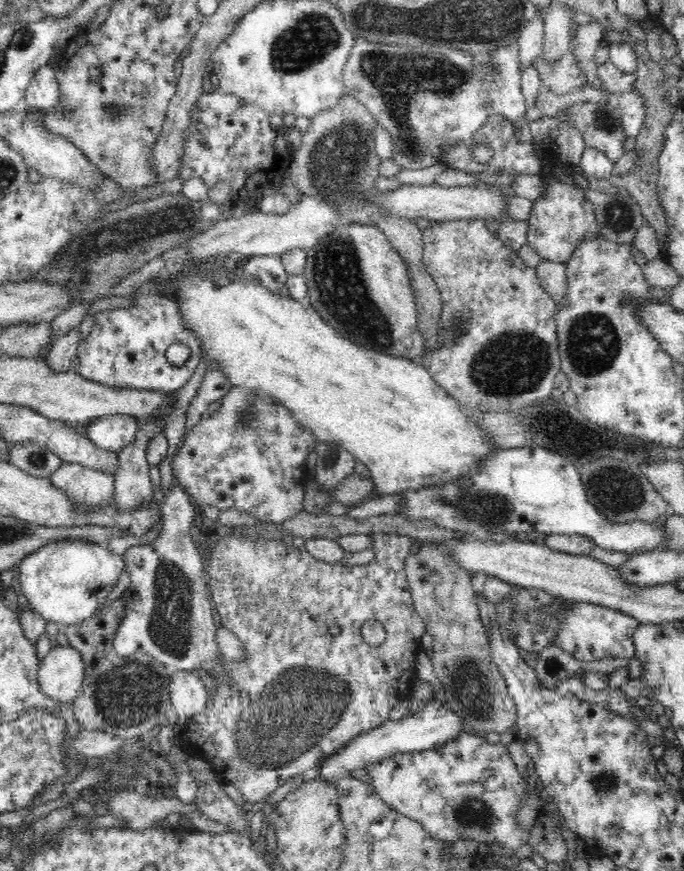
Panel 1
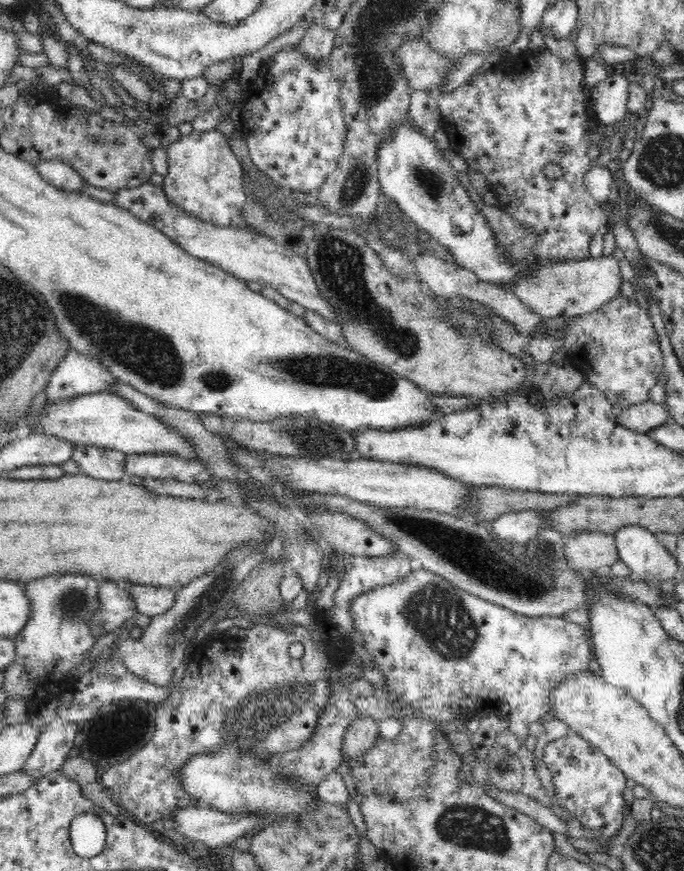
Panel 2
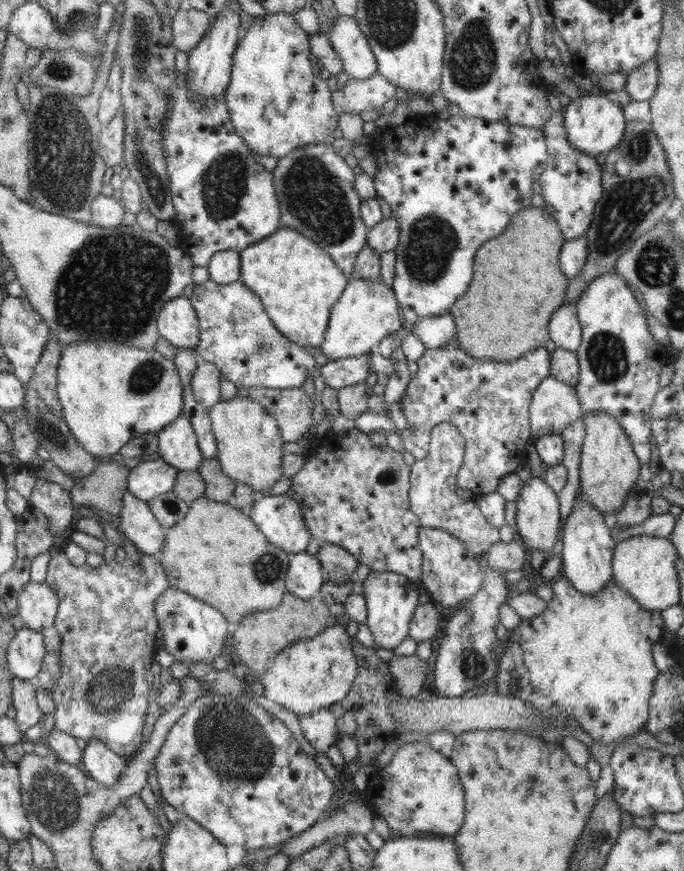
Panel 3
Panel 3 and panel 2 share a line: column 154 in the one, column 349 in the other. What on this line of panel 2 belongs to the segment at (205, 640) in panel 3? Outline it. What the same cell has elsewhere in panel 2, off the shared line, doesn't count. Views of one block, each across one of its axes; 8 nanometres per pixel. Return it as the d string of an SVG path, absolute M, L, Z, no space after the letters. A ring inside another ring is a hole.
M418 566L413 567L410 574L403 576L395 583L371 588L361 595L355 596L351 600L349 613L355 630L359 632L359 643L363 645L364 650L374 658L376 671L382 673L386 678L386 687L388 693L394 695L400 705L407 706L410 712L420 712L422 717L430 717L438 722L440 733L449 735L451 732L464 730L463 723L456 714L458 708L467 708L477 718L485 717L487 714L494 713L501 720L506 720L509 723L509 731L515 734L519 742L524 744L524 740L531 740L529 733L529 725L539 720L550 712L550 694L552 690L558 688L558 684L562 684L568 675L578 674L578 672L588 672L591 661L590 639L586 639L584 629L574 622L562 619L562 617L553 616L536 616L530 617L526 615L516 614L507 608L498 606L482 600L479 596L474 596L469 592L456 588L449 580L438 576L433 572L428 572Z

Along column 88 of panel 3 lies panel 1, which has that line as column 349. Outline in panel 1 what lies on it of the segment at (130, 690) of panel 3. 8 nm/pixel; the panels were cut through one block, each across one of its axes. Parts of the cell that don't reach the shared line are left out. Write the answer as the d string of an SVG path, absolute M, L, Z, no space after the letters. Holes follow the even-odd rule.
M372 533L371 549L374 550L374 559L366 565L340 566L339 563L330 564L323 560L318 560L303 547L291 547L286 549L282 540L265 540L265 538L241 538L235 534L226 535L216 539L215 547L206 560L205 571L208 576L208 584L211 594L211 601L216 612L218 621L230 631L234 632L246 650L246 657L240 662L233 662L226 656L218 656L218 663L222 669L228 673L230 684L221 682L219 678L212 675L212 680L216 685L213 694L209 694L205 709L200 714L186 719L184 730L179 736L181 749L190 756L198 755L200 758L210 763L211 769L222 782L232 784L236 789L240 789L242 797L246 803L256 804L268 798L268 795L292 780L296 774L302 774L310 768L316 766L316 762L322 757L327 757L335 753L338 749L349 743L356 735L385 724L389 721L389 712L392 707L400 701L410 699L413 692L416 672L416 655L421 651L421 636L425 629L424 621L416 612L409 582L405 571L406 558L410 556L410 550L416 540L408 535L396 533ZM368 620L381 622L386 629L387 637L385 641L377 647L370 646L360 632L362 625ZM330 626L338 626L338 635L330 634Z

